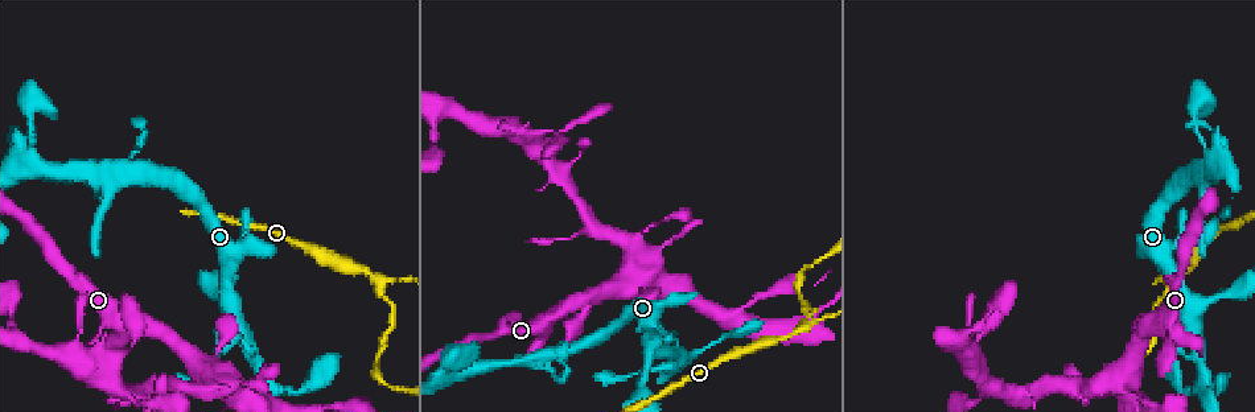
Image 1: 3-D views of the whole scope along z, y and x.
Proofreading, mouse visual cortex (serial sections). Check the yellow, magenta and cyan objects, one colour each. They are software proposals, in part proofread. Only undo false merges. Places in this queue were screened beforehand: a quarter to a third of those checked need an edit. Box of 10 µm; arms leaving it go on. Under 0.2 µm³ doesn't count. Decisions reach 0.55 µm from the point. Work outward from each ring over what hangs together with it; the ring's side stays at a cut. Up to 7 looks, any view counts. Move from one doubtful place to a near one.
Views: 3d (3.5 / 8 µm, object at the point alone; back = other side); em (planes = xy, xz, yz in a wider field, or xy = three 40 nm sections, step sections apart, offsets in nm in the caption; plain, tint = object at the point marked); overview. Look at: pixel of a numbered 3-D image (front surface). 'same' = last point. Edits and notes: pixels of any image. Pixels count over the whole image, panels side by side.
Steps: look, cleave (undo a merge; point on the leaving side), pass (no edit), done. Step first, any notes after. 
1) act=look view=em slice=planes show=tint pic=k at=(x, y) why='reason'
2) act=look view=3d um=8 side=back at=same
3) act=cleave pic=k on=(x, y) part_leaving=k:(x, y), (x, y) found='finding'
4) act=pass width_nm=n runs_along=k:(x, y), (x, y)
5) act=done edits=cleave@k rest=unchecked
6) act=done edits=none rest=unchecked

act=look view=3d um=3.5 pic=1 at=(800, 326)

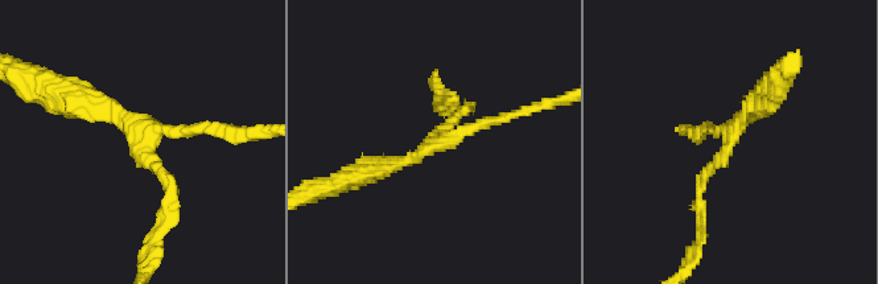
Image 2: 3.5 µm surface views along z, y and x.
act=look view=em slice=xy step=1 show=tint pic=2 at=(139, 131)

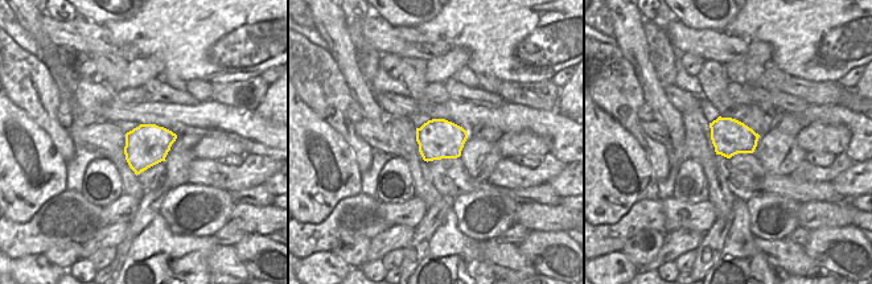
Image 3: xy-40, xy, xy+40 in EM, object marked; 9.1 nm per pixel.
act=pass runs_along=2:(761, 95), (704, 177), (700, 205) found='all the same cell'

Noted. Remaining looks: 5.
act=look view=3d um=3.5 pic=1 at=(1103, 385) why='sharp bend'

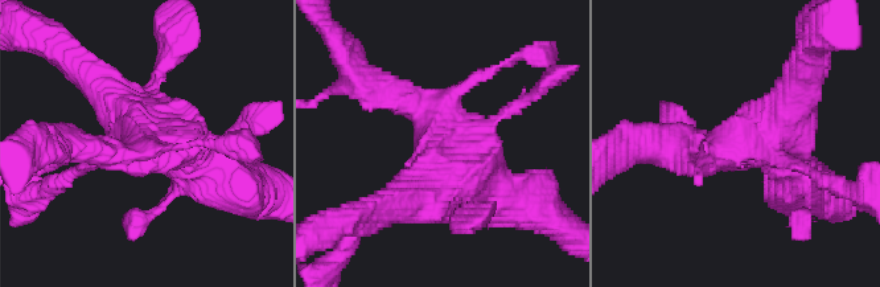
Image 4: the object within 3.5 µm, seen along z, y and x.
act=look view=em slice=xy step=5 show=plain pic=4 at=(736, 142)

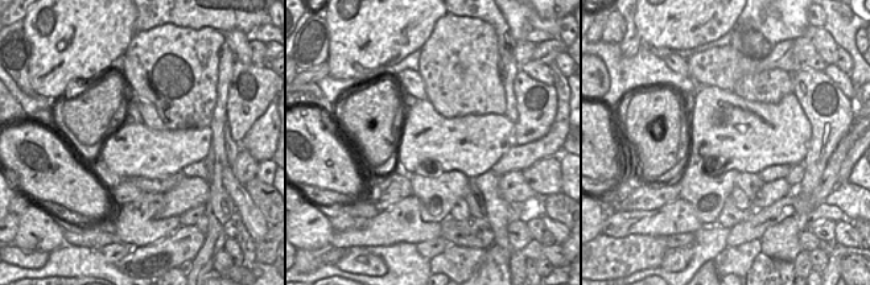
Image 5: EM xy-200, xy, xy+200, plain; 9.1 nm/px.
act=look view=em slice=xy step=5 show=tint at=same why='where the object lies'

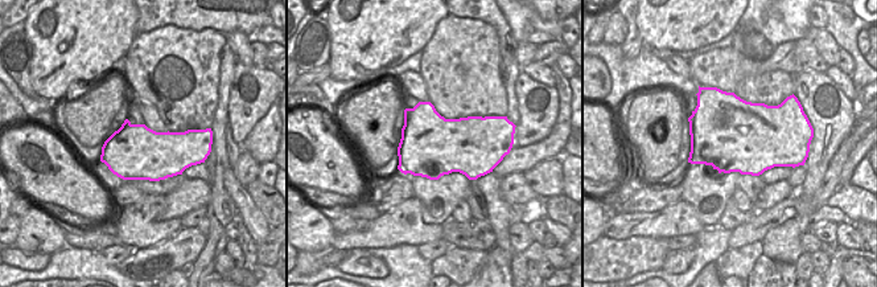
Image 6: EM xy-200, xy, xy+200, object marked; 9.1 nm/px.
act=pass runs_along=4:(804, 70), (767, 132), (695, 152) found='continuous, no second cell'

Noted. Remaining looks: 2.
act=done edits=none rest=unchecked

